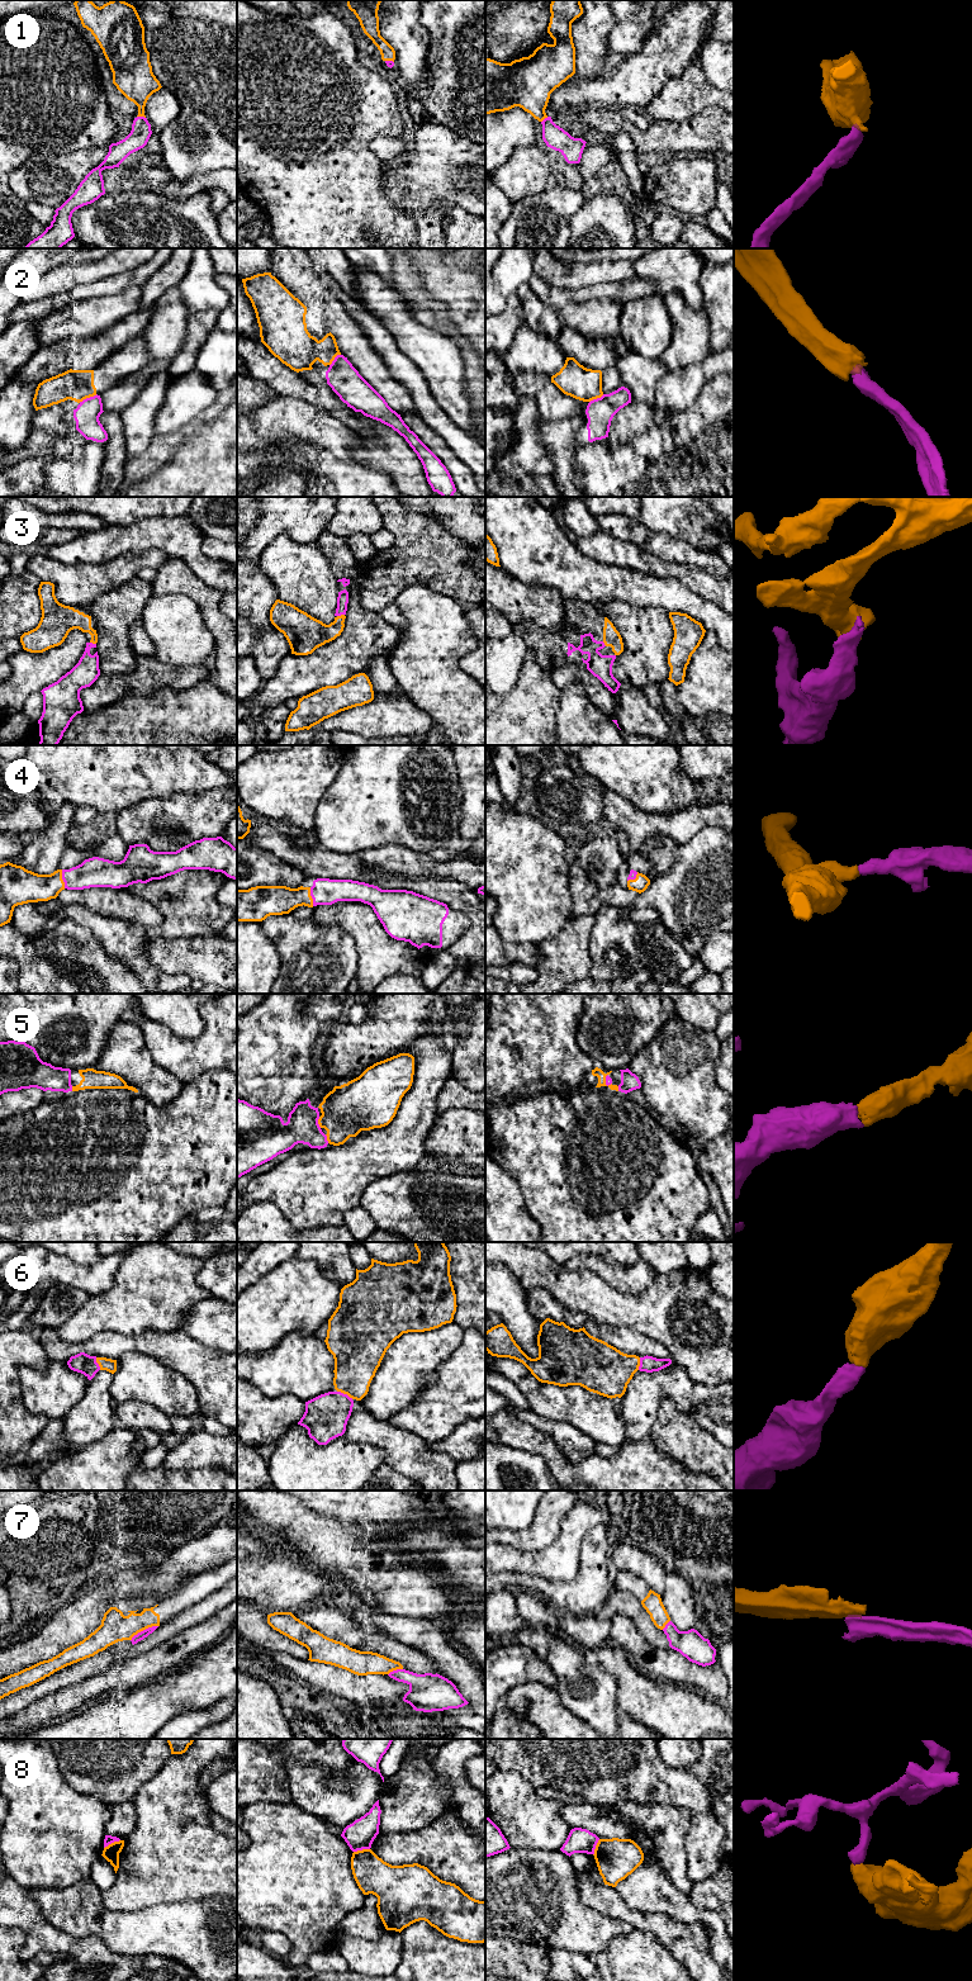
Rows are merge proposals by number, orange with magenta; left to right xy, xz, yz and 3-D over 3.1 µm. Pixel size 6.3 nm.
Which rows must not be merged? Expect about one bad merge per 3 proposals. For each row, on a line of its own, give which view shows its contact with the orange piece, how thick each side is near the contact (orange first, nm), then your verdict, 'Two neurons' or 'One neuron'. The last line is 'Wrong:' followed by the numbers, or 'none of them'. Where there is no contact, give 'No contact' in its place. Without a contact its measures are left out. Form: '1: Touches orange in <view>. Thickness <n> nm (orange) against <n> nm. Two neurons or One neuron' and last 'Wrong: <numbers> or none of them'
1: Touches orange in xy. Thickness 240 nm (orange) against 130 nm. One neuron
2: Touches orange in xy. Thickness 190 nm (orange) against 160 nm. Two neurons
3: Touches orange in xz. Thickness 220 nm (orange) against 80 nm. One neuron
4: Touches orange in xy. Thickness 220 nm (orange) against 190 nm. One neuron
5: Touches orange in xz. Thickness 320 nm (orange) against 200 nm. One neuron
6: Touches orange in xz. Thickness 300 nm (orange) against 280 nm. One neuron
7: Touches orange in xy. Thickness 180 nm (orange) against 50 nm. Two neurons
8: Touches orange in xy. Thickness 100 nm (orange) against 60 nm. Two neurons
Wrong: 2, 7, 8

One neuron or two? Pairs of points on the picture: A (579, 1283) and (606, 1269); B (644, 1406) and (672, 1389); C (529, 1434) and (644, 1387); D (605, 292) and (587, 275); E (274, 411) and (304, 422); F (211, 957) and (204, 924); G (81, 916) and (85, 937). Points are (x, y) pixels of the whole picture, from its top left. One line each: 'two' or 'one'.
A: two
B: one
C: two
D: two
E: one
F: two
G: two

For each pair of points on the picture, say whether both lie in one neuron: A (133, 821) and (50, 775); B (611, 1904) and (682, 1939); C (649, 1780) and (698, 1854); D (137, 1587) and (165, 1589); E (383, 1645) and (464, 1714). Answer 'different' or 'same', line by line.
A: different
B: same
C: same
D: same
E: different

